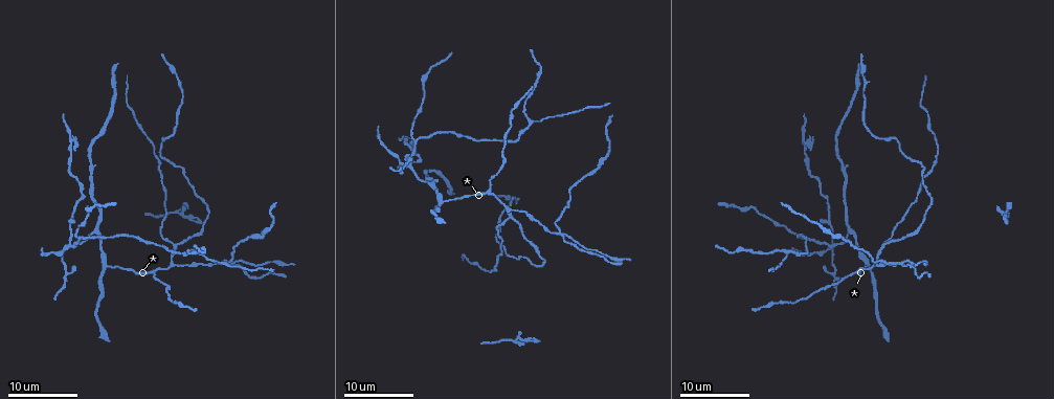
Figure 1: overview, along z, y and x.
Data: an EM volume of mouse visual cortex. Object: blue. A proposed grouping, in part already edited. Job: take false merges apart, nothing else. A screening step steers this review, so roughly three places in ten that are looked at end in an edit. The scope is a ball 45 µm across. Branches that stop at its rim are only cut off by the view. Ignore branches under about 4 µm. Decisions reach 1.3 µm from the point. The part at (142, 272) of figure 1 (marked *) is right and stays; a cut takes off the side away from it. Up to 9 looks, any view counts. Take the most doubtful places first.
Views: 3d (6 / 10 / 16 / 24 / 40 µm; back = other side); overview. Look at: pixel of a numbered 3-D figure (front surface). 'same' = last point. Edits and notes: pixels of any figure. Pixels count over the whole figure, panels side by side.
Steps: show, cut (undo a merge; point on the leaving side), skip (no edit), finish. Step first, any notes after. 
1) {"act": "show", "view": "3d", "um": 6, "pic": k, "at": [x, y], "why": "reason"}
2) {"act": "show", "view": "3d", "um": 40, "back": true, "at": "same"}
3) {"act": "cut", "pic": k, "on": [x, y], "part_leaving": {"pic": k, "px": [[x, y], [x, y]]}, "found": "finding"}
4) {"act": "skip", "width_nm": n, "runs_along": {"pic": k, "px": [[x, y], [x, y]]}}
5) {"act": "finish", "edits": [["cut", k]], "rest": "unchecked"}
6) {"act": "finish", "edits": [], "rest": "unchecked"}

{"act": "show", "view": "3d", "um": 16, "pic": 1, "at": [895, 261], "why": "four or more arms meet"}

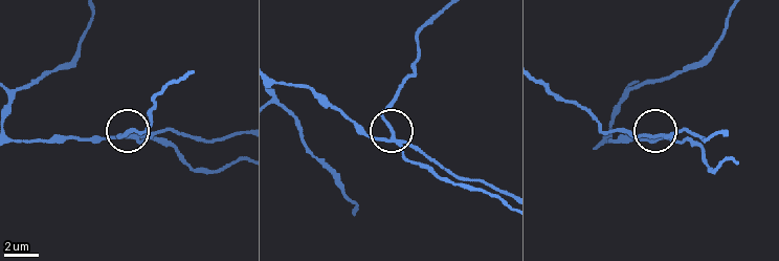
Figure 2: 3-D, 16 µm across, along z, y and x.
{"act": "show", "view": "3d", "um": 10, "pic": 2, "at": [657, 135]}

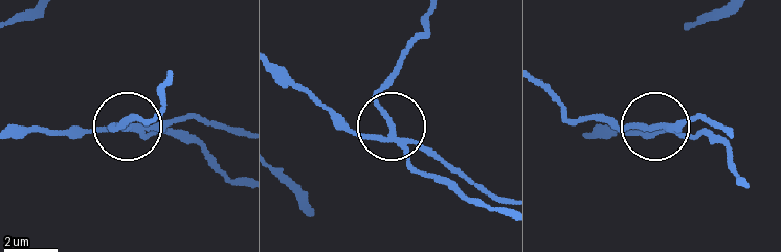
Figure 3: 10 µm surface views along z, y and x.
{"act": "show", "view": "3d", "um": 6, "pic": 3, "at": [655, 129]}

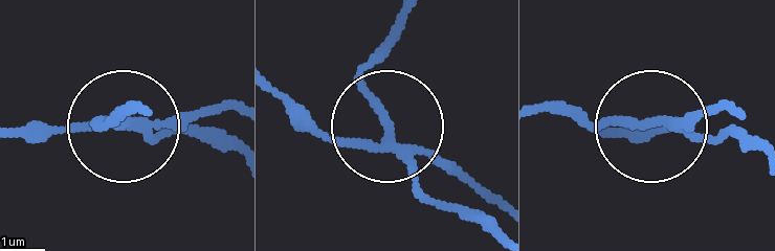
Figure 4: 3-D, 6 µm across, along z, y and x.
{"act": "cut", "pic": 4, "on": [438, 207], "width_nm": 190, "part_leaving": {"pic": 4, "px": [[397, 144], [368, 69], [401, 13]]}, "found": "two neurons meet here"}

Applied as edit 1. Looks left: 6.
{"act": "show", "view": "overview"}

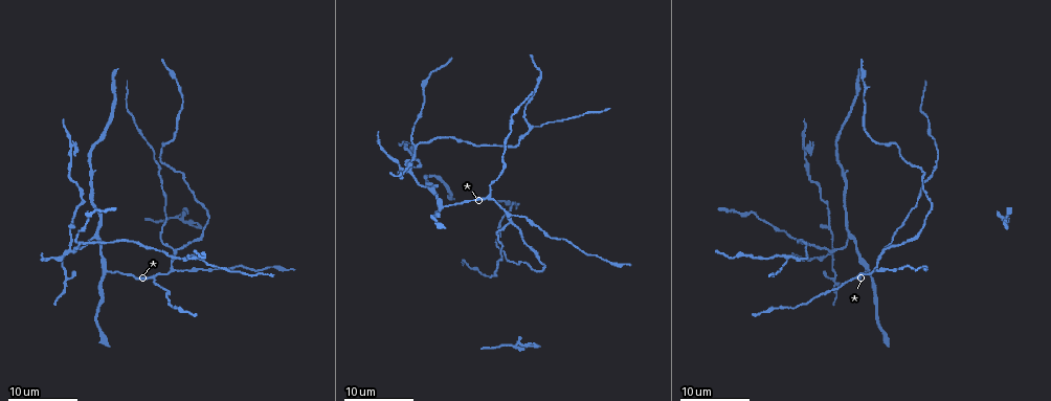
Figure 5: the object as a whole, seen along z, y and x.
{"act": "show", "view": "3d", "um": 24, "pic": 5, "at": [105, 269]}

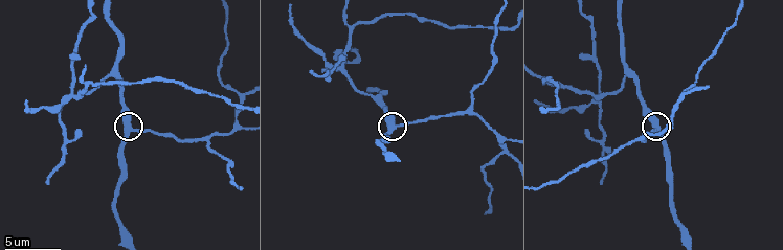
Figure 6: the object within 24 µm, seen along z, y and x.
{"act": "show", "view": "3d", "um": 6, "pic": 6, "at": [657, 128]}

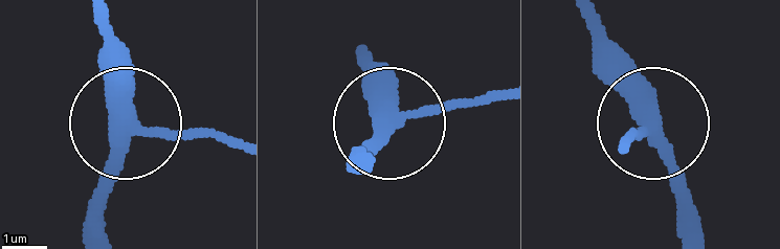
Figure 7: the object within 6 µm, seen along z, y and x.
{"act": "show", "view": "3d", "um": 6, "back": true, "pic": 7, "at": [653, 124], "why": "from behind"}

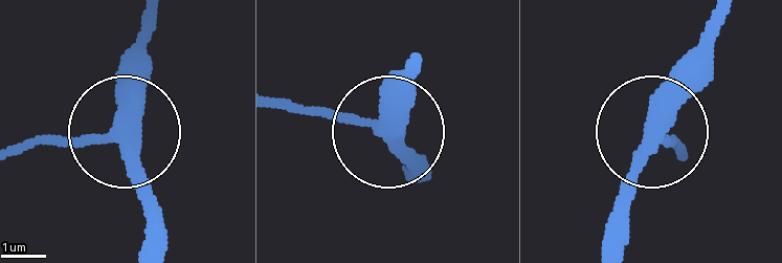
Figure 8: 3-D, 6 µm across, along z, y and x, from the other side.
{"act": "skip", "side_arm_um": 12, "runs_along": {"pic": 8, "px": [[687, 155], [653, 144], [630, 189], [630, 229]]}, "found": "one neuron here"}

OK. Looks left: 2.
{"act": "show", "view": "3d", "um": 10, "pic": 6, "at": [377, 97]}

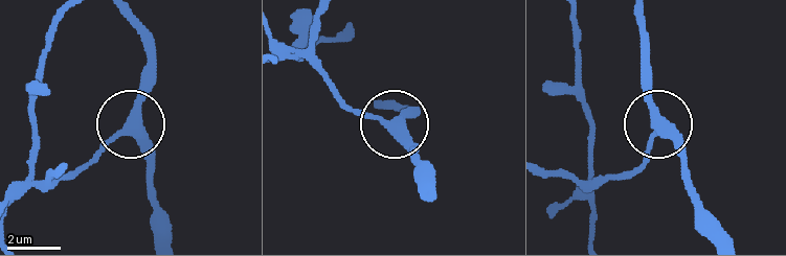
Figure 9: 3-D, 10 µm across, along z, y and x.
{"act": "skip", "arms": 3, "runs_along": {"pic": 9, "px": [[717, 233], [680, 153], [658, 125], [649, 98], [649, 40]]}, "found": "continuous, no second neuron"}

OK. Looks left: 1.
{"act": "show", "view": "3d", "um": 16, "pic": 6, "at": [238, 125], "why": "a fork"}

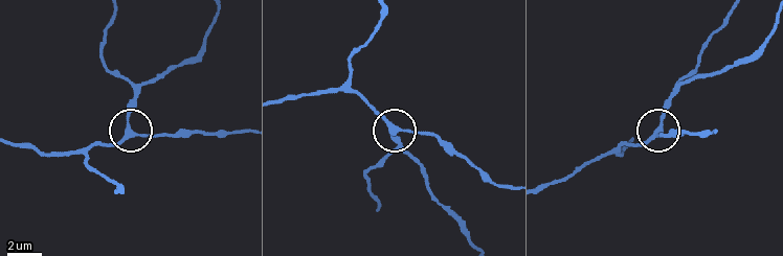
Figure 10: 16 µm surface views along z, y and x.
{"act": "skip", "runs_along": {"pic": 10, "px": [[58, 153], [82, 153], [133, 132], [174, 136]]}, "found": "one neuron here"}

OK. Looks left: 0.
{"act": "finish", "edits": [["cut", 4]], "rest": "unchecked"}

